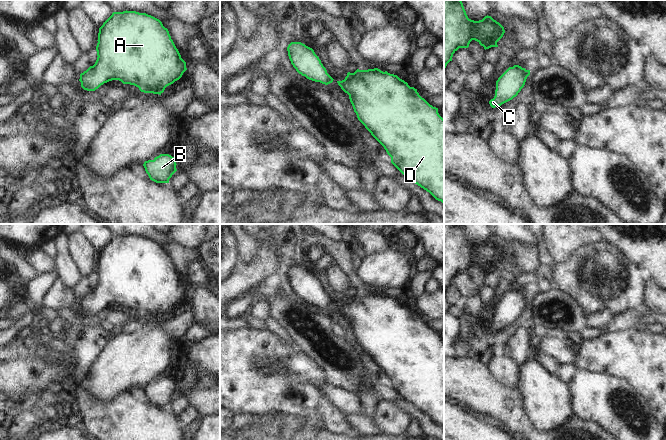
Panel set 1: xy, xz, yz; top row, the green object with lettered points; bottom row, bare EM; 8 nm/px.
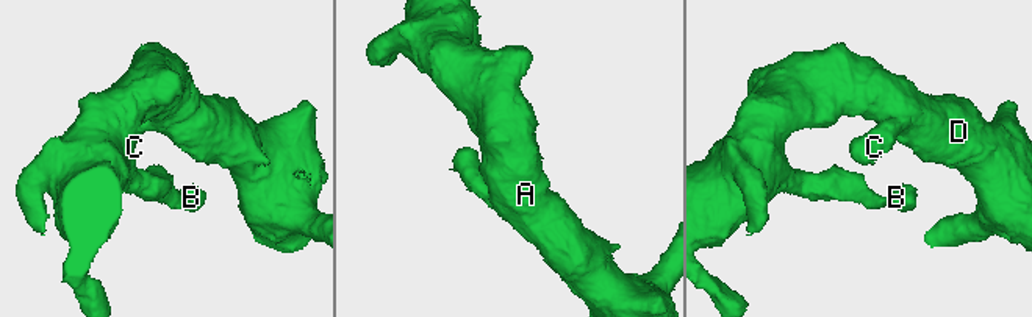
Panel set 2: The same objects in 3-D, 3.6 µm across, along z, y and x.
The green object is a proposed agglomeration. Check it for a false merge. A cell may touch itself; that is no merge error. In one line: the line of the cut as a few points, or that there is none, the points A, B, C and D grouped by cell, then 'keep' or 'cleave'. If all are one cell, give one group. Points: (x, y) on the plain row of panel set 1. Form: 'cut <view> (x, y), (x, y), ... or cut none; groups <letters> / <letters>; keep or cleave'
cut none; groups A B C D; keep

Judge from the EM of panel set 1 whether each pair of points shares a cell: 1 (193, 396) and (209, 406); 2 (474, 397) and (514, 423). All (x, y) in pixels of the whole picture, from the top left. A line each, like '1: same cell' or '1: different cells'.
1: same cell
2: same cell

